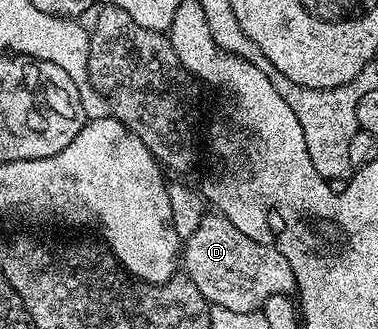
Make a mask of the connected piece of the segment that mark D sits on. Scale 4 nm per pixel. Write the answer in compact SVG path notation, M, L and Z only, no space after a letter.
M215 211L205 212L200 226L182 245L182 269L192 280L194 287L202 291L209 305L226 311L263 310L270 295L292 295L296 292L294 271L283 255L274 247L242 235L230 219Z

